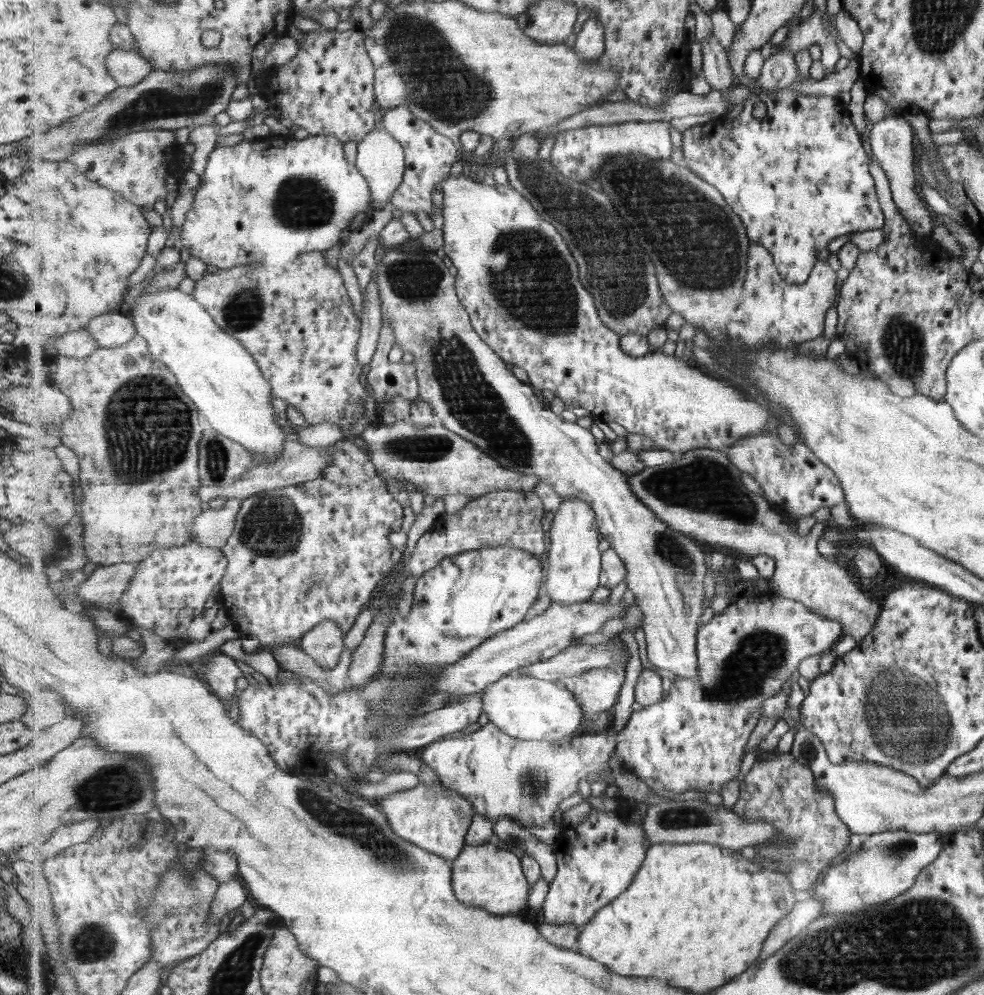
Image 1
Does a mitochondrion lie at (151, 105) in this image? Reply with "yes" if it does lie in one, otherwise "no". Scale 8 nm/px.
yes

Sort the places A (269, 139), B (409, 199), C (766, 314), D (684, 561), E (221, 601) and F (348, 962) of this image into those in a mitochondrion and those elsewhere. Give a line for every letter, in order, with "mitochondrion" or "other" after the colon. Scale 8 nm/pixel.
A: other
B: other
C: other
D: mitochondrion
E: other
F: other

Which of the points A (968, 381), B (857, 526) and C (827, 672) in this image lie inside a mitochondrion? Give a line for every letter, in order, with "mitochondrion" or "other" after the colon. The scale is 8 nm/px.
A: other
B: other
C: other

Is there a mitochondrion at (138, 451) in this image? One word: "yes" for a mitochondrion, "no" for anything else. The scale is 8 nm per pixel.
yes

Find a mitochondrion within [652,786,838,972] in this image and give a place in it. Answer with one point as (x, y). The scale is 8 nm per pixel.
(677, 818)

